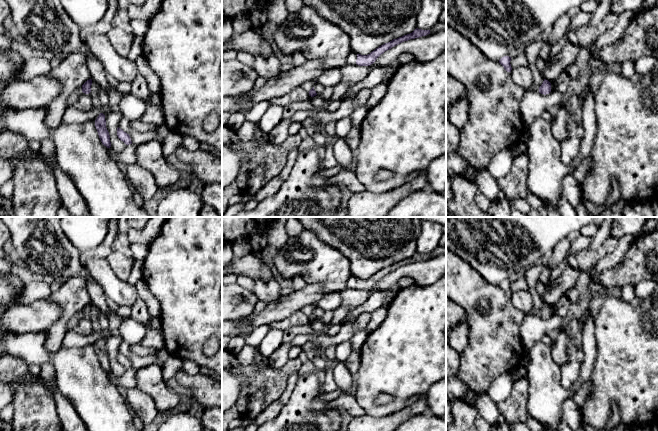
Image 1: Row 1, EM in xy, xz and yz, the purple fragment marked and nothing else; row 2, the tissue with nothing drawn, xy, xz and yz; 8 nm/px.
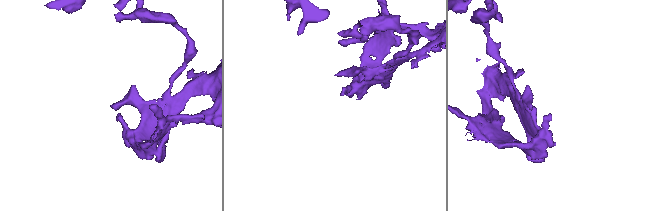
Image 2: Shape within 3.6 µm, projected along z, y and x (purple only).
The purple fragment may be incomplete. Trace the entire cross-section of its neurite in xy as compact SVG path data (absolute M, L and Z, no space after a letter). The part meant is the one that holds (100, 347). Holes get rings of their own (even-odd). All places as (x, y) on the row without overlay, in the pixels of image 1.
M100 337L97 343L95 344L95 351L97 353L102 368L107 372L110 372L111 371L110 359L106 352L106 344L105 339L103 337Z

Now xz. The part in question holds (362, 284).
M416 252L410 258L404 259L404 260L399 261L397 263L393 263L392 265L379 270L378 272L376 272L374 275L372 275L368 279L357 278L356 288L359 290L370 290L371 288L373 288L376 285L376 283L381 278L383 278L385 275L391 273L392 271L394 271L394 270L396 270L396 269L398 269L404 265L419 262L422 260L426 260L428 258L430 258L430 254L422 254L422 253Z

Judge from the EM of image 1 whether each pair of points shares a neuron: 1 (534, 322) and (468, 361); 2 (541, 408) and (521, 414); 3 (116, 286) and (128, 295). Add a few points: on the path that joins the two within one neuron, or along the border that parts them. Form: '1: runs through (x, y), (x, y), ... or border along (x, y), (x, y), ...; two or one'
1: border along (527, 314), (520, 327), (520, 338), (524, 350); two
2: border along (529, 389), (527, 414); two
3: runs through (119, 289), (125, 293); one

